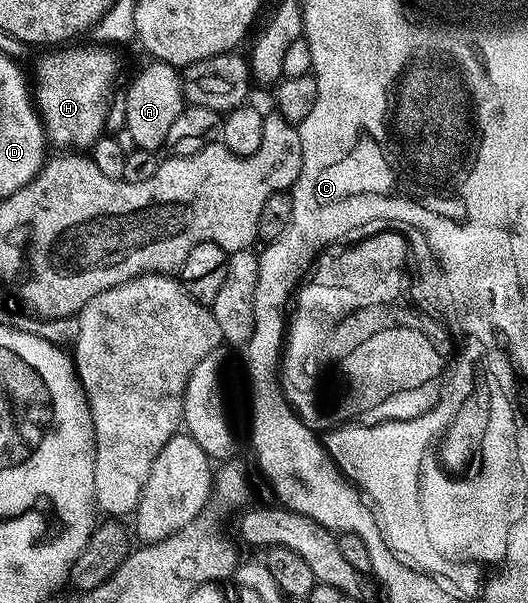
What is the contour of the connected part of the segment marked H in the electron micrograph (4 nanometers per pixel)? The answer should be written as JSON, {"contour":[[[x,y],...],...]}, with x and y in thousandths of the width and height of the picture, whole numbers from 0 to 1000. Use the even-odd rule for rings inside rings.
{"contour":[[[116,76],[106,83],[93,83],[87,93],[78,93],[70,100],[70,149],[66,143],[66,174],[76,187],[78,207],[95,240],[110,239],[116,249],[169,249],[174,247],[180,234],[191,231],[199,212],[199,191],[205,189],[206,179],[197,172],[197,166],[205,163],[206,151],[214,146],[214,138],[222,133],[222,100],[205,86],[208,83],[199,76],[184,76],[188,80],[138,80],[146,76]]]}

